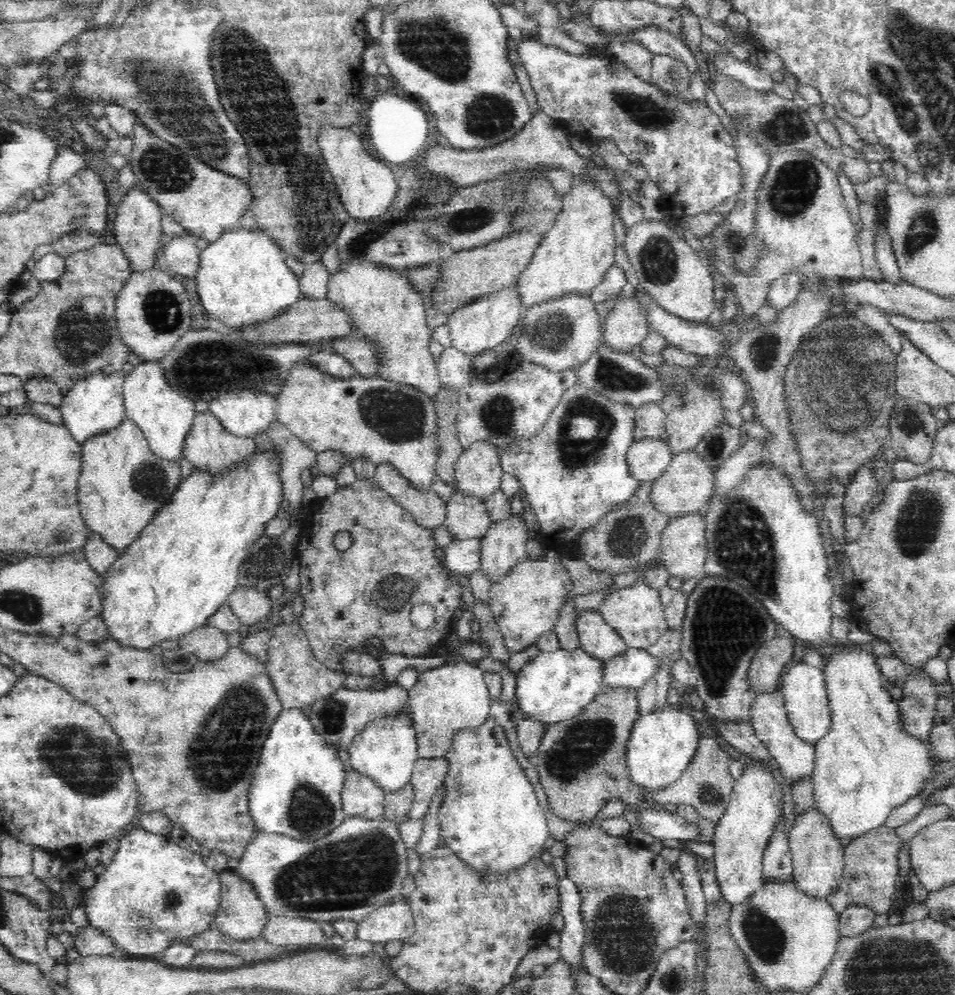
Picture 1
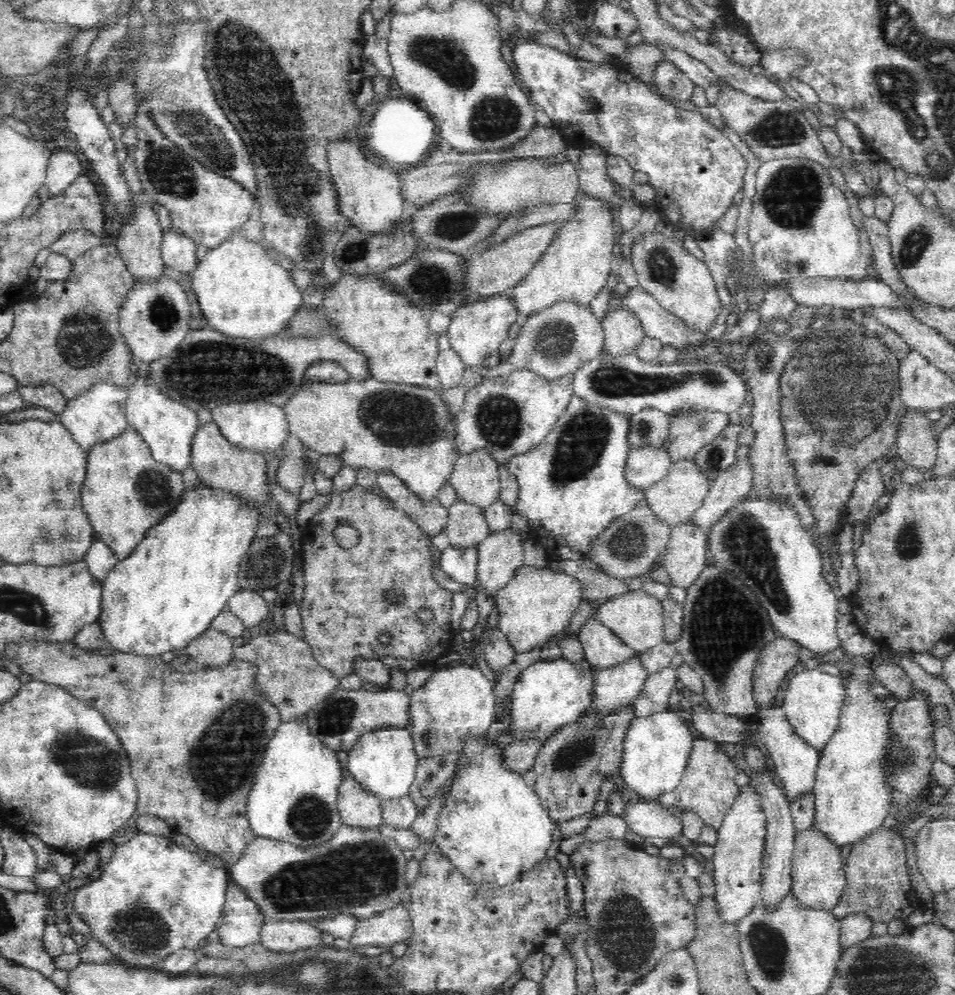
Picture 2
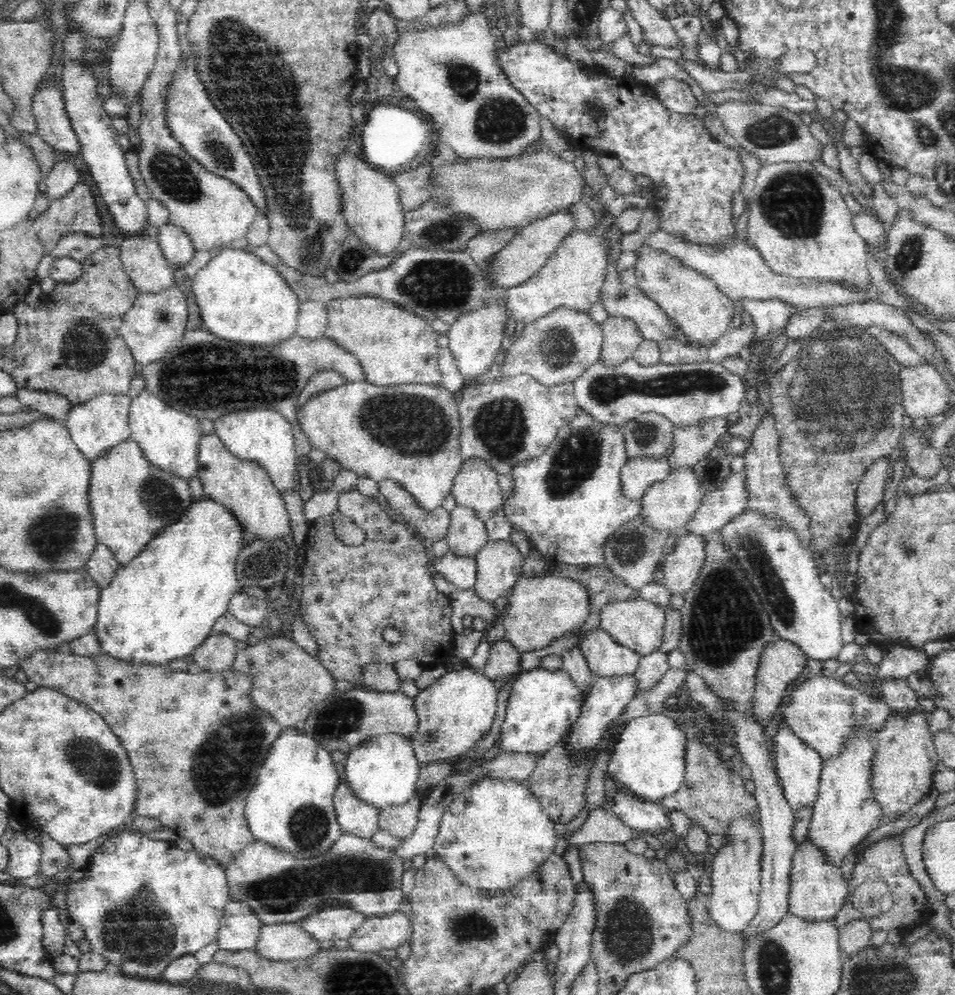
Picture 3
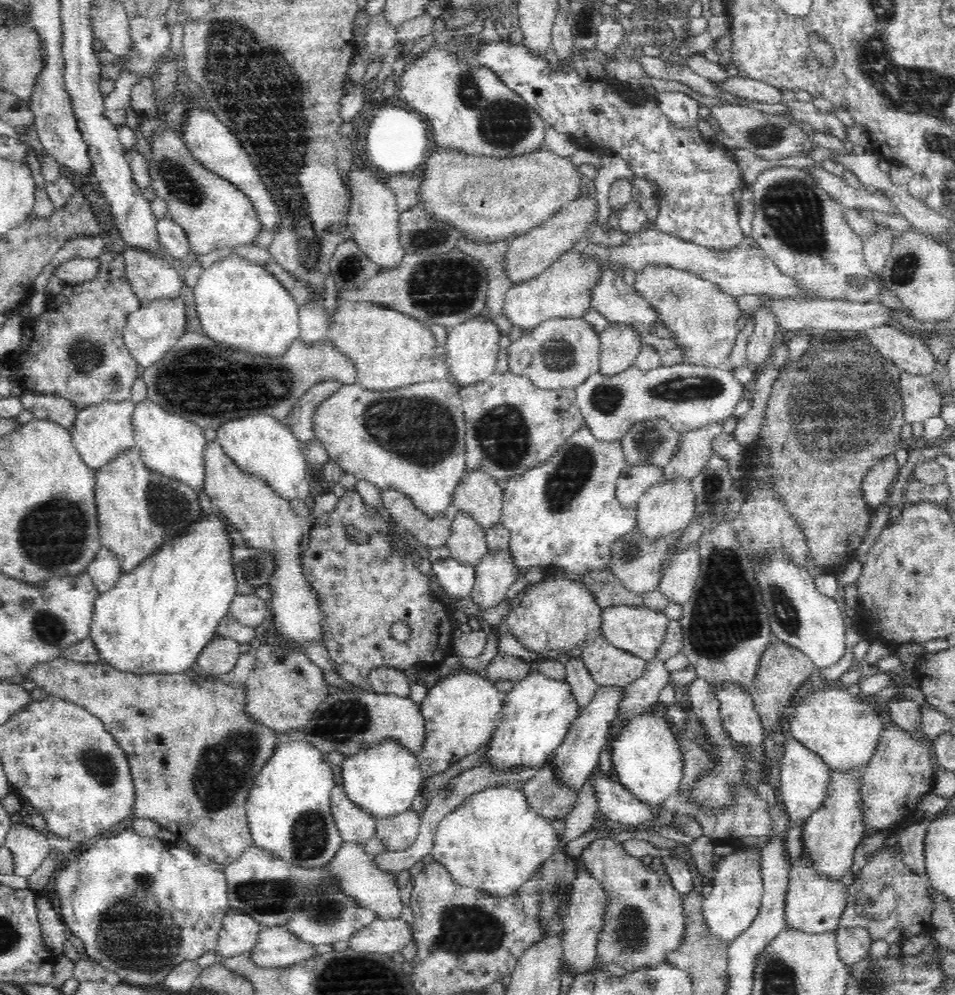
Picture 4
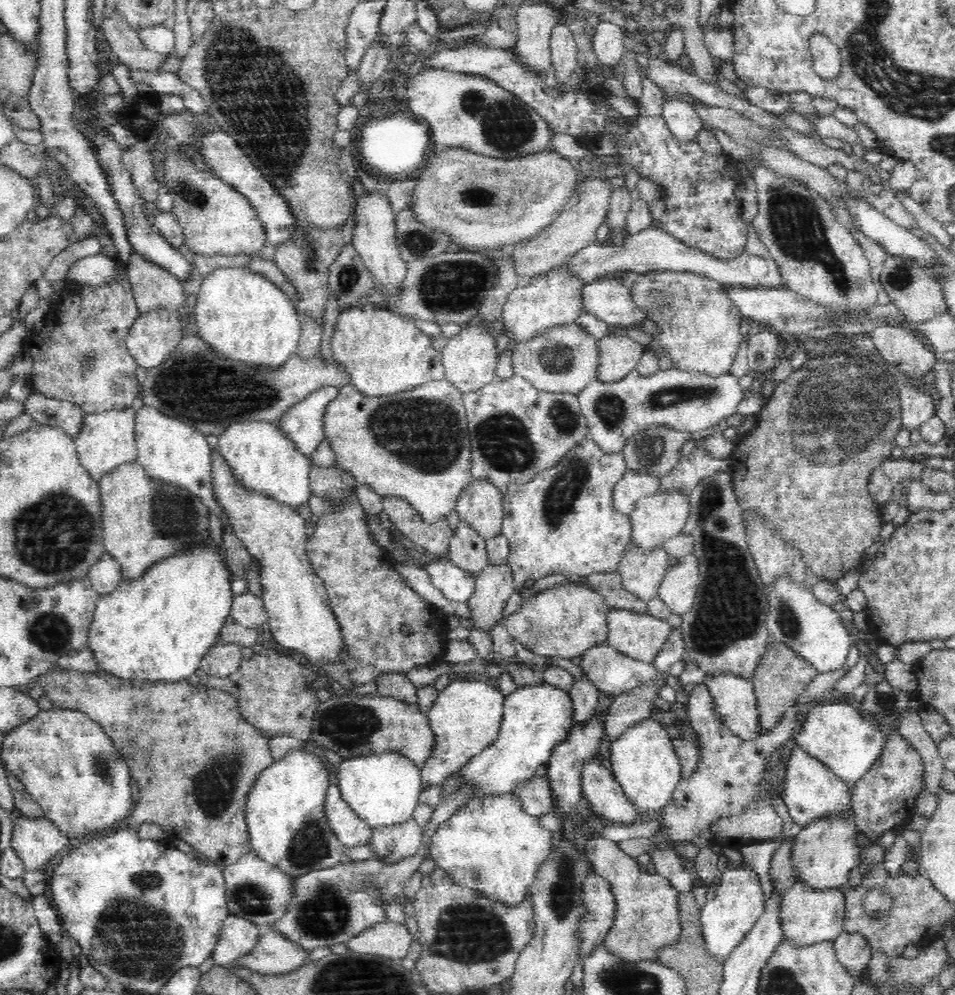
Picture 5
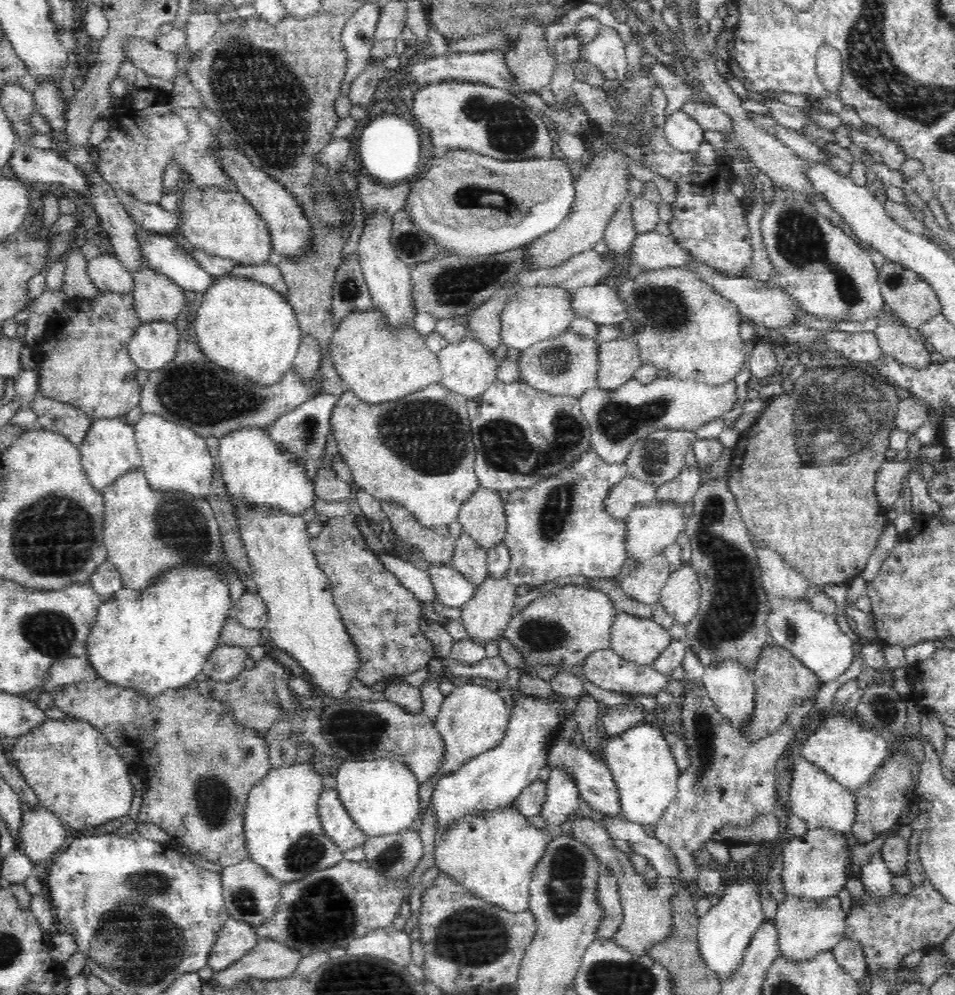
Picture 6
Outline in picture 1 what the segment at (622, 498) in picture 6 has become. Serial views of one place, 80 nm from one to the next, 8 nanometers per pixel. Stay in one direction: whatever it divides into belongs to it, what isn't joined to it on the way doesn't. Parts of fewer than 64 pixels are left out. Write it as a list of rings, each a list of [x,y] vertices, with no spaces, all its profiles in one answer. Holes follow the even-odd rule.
[[[644,437],[633,439],[631,443],[627,461],[634,478],[639,481],[656,480],[673,457],[665,439]]]

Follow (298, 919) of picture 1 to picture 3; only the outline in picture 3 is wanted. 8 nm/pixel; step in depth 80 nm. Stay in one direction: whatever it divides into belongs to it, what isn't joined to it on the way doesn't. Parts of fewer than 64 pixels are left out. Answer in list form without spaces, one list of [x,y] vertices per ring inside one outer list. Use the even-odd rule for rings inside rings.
[[[300,922],[263,924],[257,946],[262,957],[292,960],[307,957],[320,950],[318,941]]]

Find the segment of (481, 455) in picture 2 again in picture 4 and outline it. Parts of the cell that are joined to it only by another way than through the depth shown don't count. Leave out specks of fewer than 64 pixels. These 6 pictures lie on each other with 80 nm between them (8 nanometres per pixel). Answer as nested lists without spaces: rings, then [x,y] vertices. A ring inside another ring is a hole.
[[[478,467],[461,476],[451,502],[458,511],[472,515],[484,530],[501,520],[504,489],[492,473]]]

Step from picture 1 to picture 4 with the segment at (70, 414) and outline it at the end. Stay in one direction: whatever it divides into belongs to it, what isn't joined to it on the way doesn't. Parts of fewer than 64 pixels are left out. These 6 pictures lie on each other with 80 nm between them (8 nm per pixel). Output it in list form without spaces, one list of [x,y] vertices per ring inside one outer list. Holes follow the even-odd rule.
[[[104,399],[87,407],[80,407],[73,418],[71,437],[75,448],[86,465],[96,470],[100,465],[116,458],[122,450],[135,446],[132,413],[135,403],[132,399]]]

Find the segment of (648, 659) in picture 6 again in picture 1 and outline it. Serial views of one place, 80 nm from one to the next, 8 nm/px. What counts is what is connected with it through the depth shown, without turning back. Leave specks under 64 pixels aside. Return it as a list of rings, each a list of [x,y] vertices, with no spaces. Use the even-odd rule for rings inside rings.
[[[636,581],[626,588],[608,592],[598,610],[606,623],[616,629],[630,648],[649,648],[667,629],[665,608],[661,601],[660,591],[648,586],[646,582]]]

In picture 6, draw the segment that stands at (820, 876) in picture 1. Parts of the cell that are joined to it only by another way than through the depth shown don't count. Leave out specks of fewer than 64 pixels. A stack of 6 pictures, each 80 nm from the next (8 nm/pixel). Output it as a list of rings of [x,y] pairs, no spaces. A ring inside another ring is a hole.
[[[788,895],[779,902],[775,916],[780,941],[780,953],[803,961],[813,957],[818,951],[832,949],[840,940],[845,938],[846,912],[838,895],[828,898],[808,899],[800,895]]]

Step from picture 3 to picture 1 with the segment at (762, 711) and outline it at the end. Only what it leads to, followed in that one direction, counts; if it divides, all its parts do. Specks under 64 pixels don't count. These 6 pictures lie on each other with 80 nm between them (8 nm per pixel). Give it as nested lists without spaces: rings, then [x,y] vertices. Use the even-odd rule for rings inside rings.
[[[785,634],[762,643],[748,670],[748,683],[753,695],[768,694],[780,688],[784,666],[788,666],[794,653],[794,641],[792,636]]]

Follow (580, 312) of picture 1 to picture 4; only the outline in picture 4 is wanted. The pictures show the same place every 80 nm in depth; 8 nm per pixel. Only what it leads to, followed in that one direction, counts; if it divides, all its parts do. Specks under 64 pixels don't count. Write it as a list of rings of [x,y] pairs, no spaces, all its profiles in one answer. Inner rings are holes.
[[[558,316],[558,318],[548,318],[538,326],[533,326],[528,332],[514,335],[511,344],[507,348],[508,373],[524,375],[532,379],[532,382],[539,387],[554,390],[564,387],[575,388],[590,373],[599,369],[600,334],[592,327],[590,321],[583,317]]]

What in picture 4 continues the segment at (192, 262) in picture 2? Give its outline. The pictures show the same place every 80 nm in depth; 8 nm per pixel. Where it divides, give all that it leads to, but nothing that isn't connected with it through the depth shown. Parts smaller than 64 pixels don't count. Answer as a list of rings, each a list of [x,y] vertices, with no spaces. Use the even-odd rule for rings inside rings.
[[[168,216],[158,223],[158,241],[167,258],[174,264],[176,260],[184,260],[191,254],[191,245],[186,232]]]

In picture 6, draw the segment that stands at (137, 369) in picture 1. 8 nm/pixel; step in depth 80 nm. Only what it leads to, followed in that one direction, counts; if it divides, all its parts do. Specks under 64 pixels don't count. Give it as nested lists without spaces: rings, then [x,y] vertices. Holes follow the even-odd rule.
[[[144,411],[135,425],[135,441],[142,470],[154,489],[184,491],[203,499],[210,496],[216,459],[210,455],[206,438],[176,421],[170,421],[152,411]]]

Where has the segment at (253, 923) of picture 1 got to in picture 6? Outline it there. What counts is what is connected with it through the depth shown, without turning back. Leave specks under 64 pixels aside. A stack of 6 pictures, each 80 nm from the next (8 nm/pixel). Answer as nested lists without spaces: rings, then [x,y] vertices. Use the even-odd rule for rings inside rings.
[[[230,917],[220,930],[218,941],[208,960],[208,966],[215,972],[228,968],[233,962],[250,952],[258,941],[259,935],[254,925],[244,919]]]

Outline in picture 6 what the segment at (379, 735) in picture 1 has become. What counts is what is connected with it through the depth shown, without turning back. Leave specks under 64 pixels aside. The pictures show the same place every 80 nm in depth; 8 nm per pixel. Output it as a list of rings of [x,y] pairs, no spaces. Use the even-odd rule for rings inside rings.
[[[354,759],[342,762],[336,777],[336,791],[352,819],[368,837],[394,834],[408,828],[420,812],[420,786],[416,773],[400,759]]]

